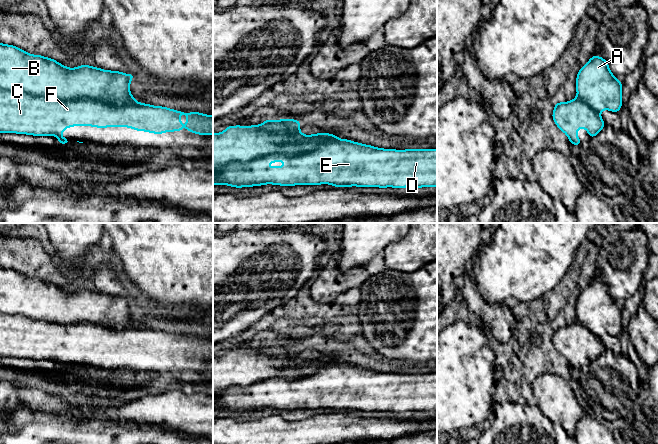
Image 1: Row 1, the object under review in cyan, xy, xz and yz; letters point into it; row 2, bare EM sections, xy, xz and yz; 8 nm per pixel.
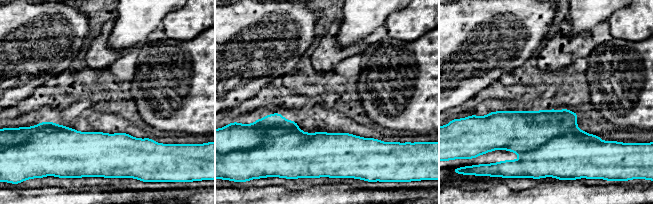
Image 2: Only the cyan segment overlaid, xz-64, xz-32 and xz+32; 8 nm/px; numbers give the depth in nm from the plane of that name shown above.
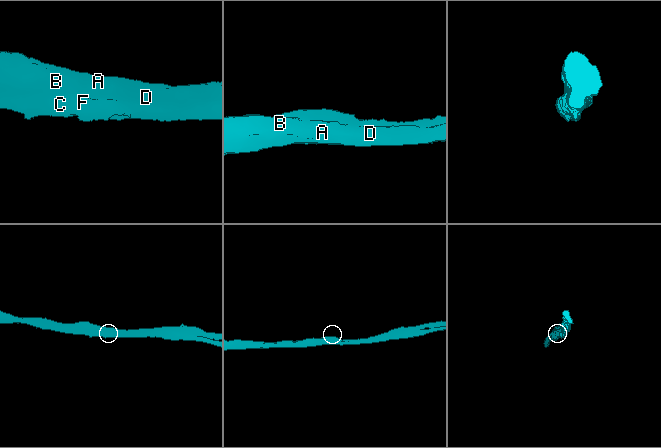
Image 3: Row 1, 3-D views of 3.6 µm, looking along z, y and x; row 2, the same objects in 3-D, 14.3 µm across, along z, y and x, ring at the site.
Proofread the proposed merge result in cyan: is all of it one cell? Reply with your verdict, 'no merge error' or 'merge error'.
merge error

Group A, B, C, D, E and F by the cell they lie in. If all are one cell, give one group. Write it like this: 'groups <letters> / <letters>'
groups A B D E / C F

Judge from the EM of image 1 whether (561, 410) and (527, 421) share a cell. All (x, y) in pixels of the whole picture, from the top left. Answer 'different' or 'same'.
different

